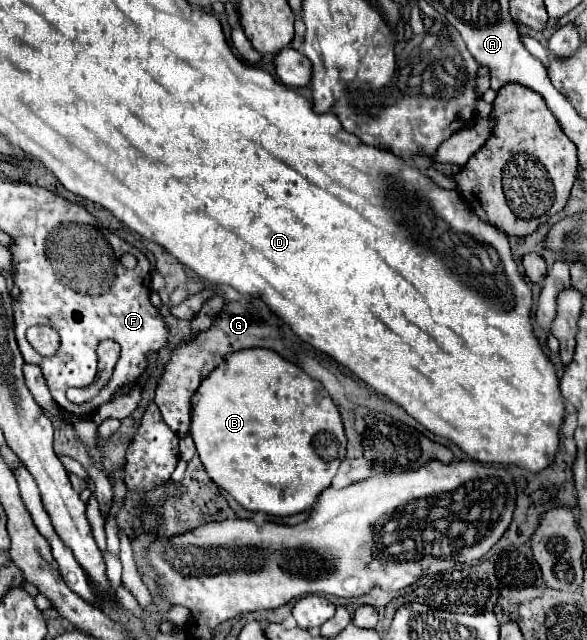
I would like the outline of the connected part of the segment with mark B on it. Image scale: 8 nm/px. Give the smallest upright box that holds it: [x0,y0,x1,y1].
[191,349,347,517]

